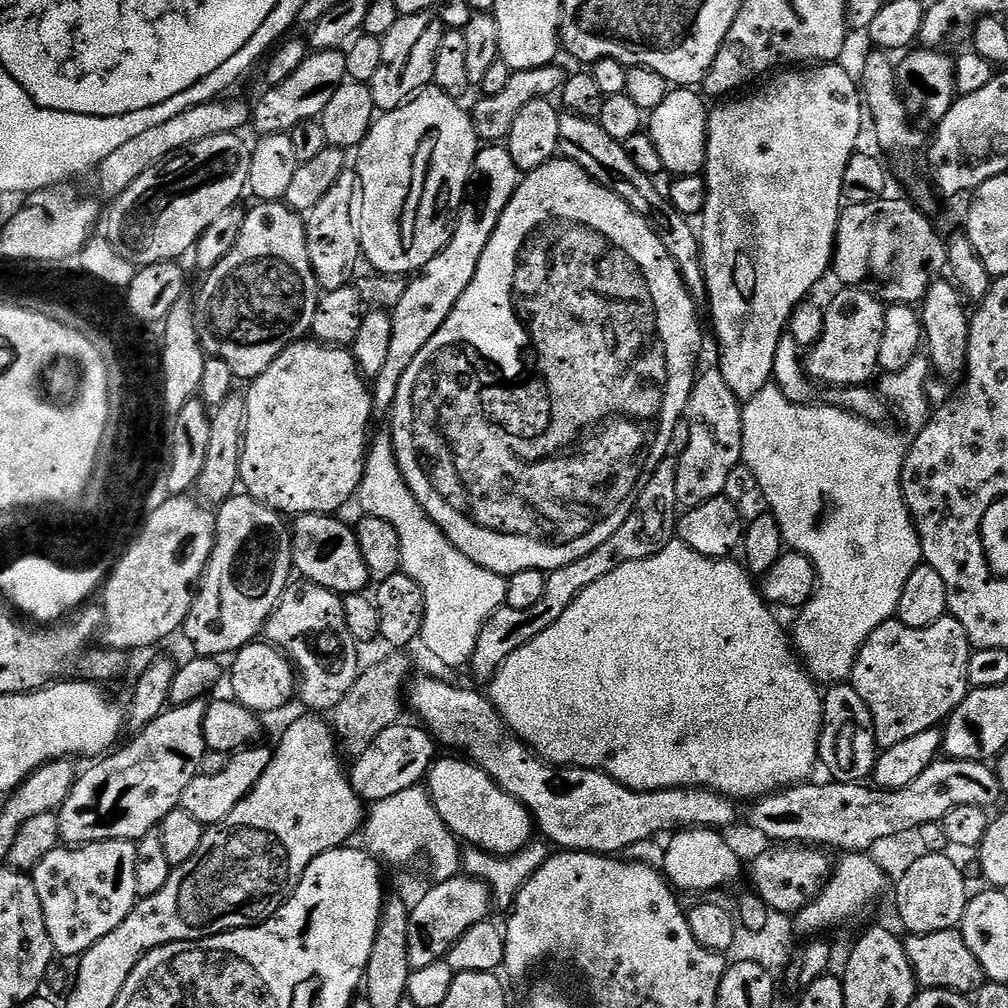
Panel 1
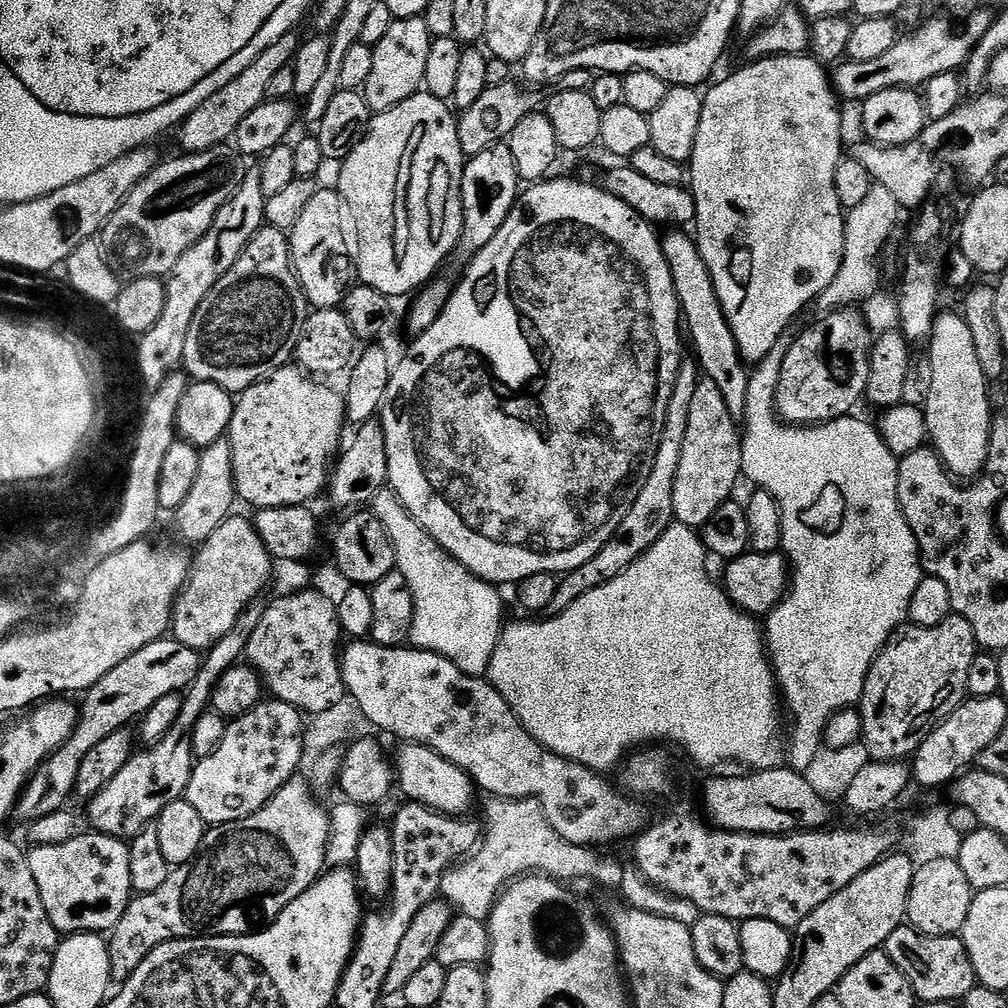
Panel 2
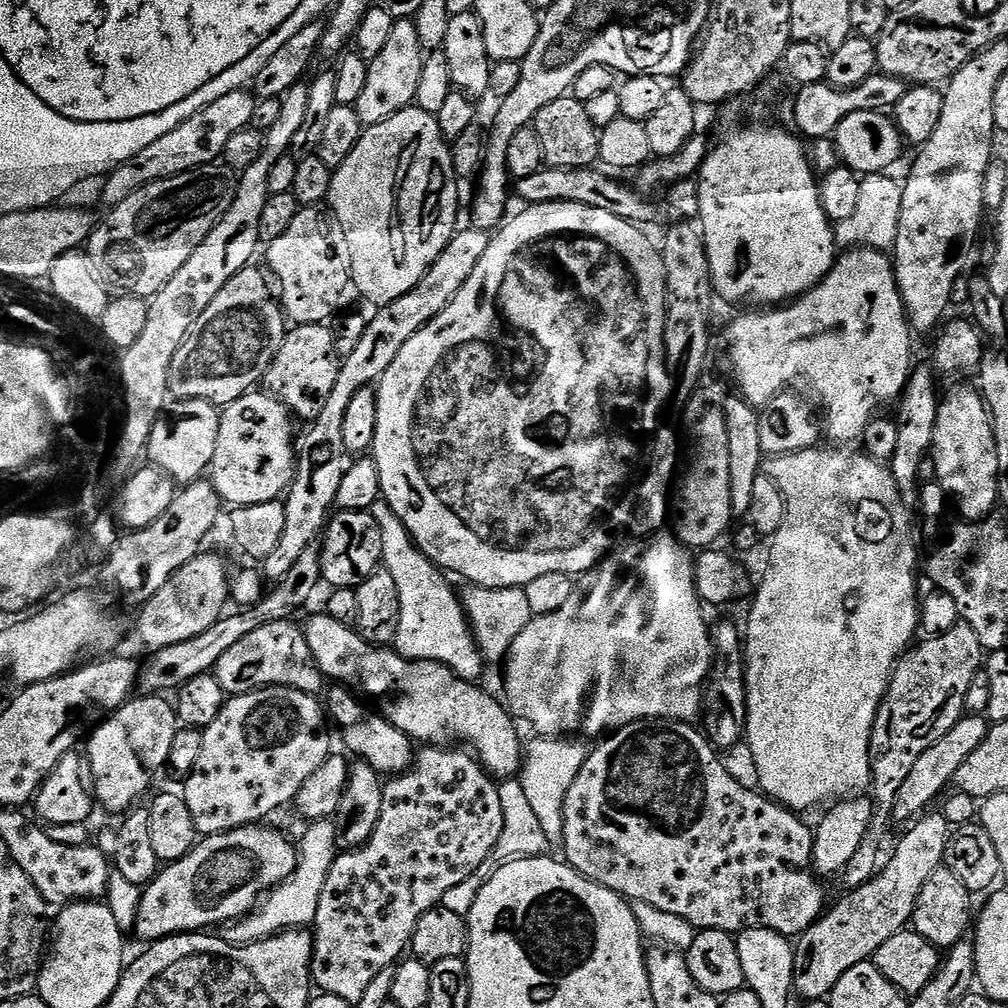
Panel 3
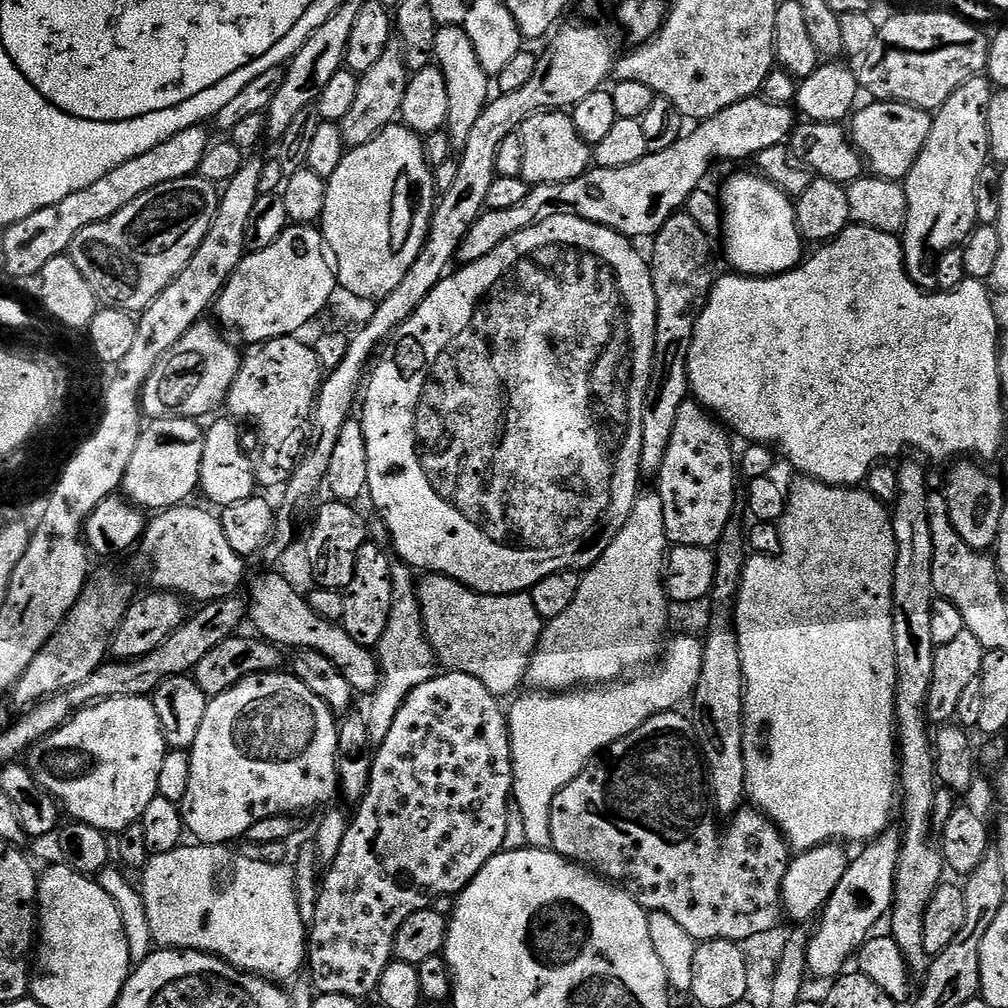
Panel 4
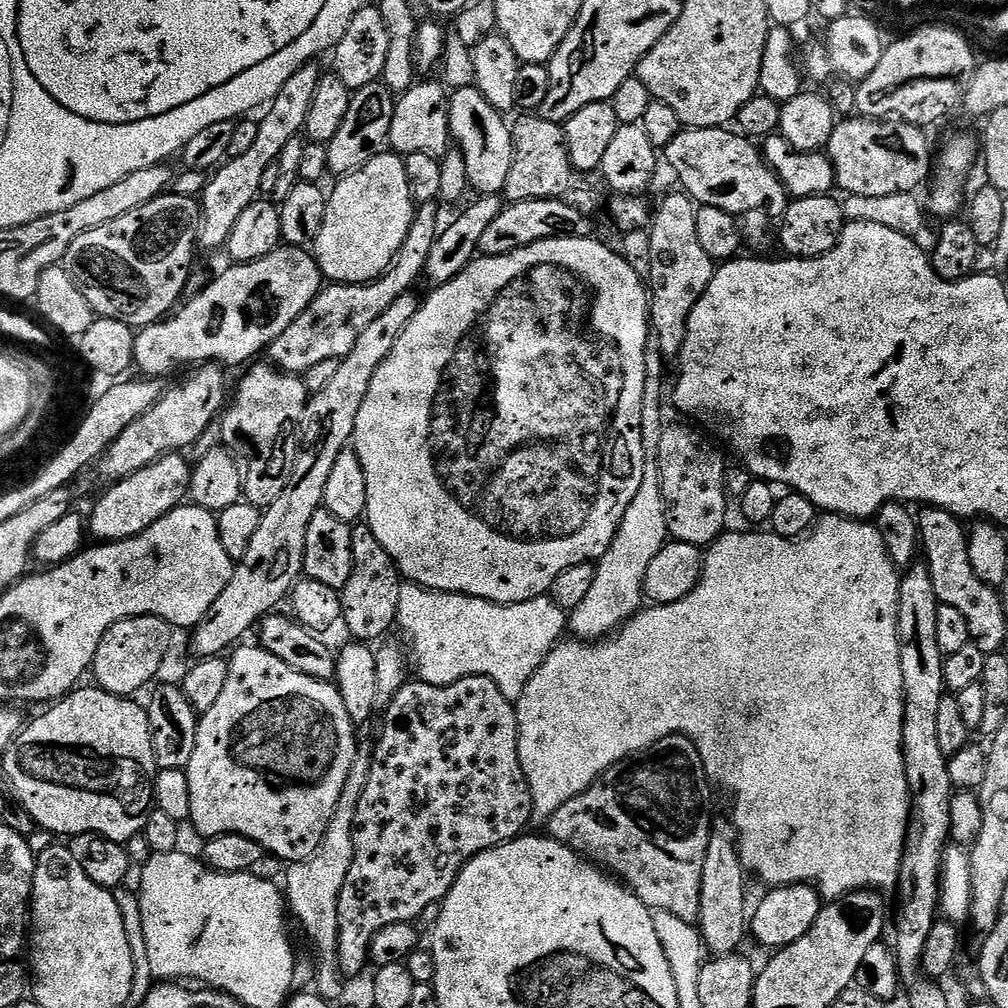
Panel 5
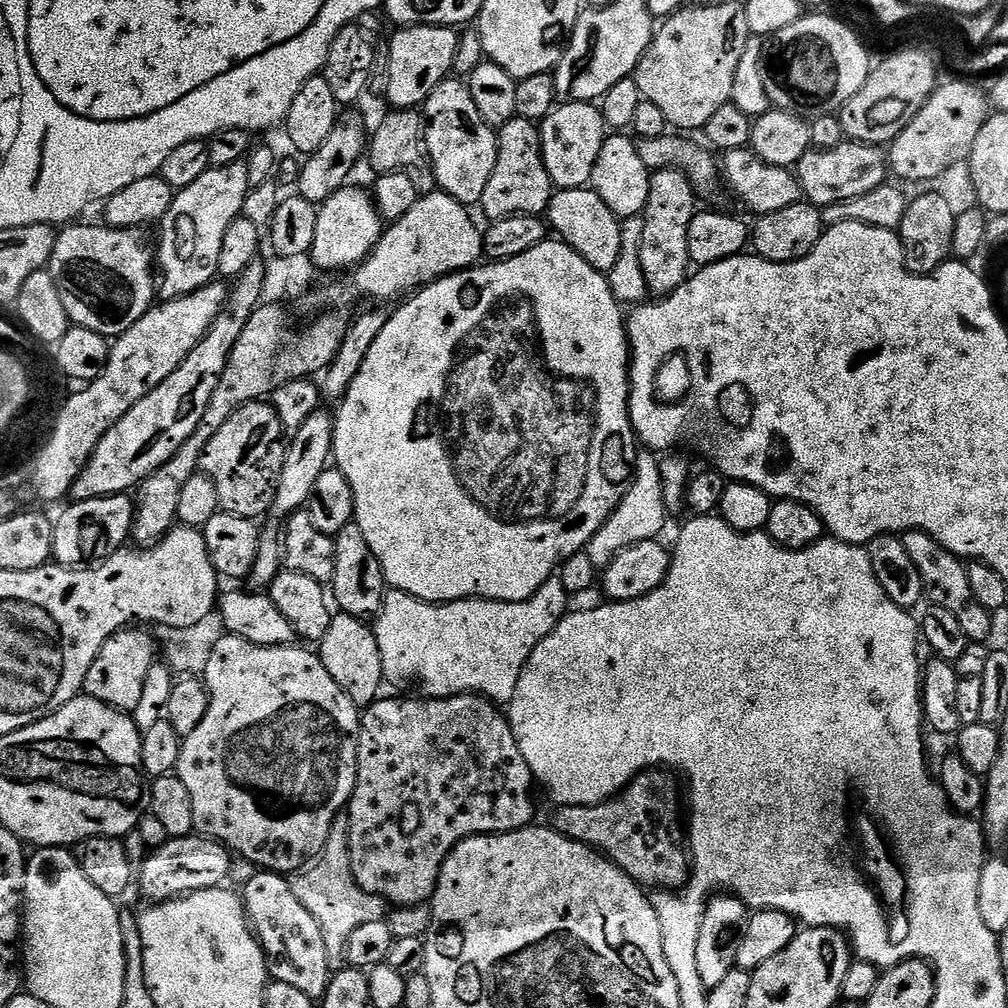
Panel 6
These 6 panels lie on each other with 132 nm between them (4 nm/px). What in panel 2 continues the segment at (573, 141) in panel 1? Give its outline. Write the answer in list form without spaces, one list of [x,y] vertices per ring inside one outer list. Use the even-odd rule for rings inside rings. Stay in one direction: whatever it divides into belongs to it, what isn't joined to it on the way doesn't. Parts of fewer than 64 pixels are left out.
[[[668,230],[660,236],[662,254],[666,254],[666,266],[670,266],[670,278],[674,278],[674,290],[680,303],[680,315],[686,334],[692,338],[694,359],[703,375],[722,390],[722,399],[730,414],[738,422],[743,421],[746,406],[750,403],[748,396],[749,365],[740,357],[738,342],[730,322],[718,302],[718,290],[714,290],[714,278],[710,278],[710,266],[702,258],[695,239],[684,230]]]

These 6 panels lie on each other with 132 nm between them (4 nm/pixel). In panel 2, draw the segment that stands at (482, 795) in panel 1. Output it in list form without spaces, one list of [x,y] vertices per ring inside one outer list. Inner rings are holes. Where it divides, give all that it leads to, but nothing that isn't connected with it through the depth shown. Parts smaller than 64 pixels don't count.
[[[404,742],[396,752],[394,768],[398,773],[398,788],[405,792],[409,801],[425,804],[445,816],[463,817],[472,808],[472,799],[478,796],[478,789],[466,773],[454,762],[442,758],[433,748],[425,744]]]

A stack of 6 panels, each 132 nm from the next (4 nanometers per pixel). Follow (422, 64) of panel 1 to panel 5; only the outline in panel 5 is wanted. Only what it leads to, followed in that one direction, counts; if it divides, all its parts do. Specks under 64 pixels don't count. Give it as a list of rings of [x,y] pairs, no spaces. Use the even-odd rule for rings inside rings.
[[[380,82],[370,86],[362,86],[351,93],[345,117],[342,118],[337,132],[326,143],[324,150],[324,163],[329,173],[347,174],[355,172],[373,154],[379,153],[385,147],[393,103],[393,93]]]

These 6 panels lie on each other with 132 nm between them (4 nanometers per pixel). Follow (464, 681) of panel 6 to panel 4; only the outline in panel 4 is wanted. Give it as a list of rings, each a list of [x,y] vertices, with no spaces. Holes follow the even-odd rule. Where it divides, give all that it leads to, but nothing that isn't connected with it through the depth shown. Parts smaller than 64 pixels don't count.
[[[424,574],[419,577],[416,597],[424,619],[424,633],[445,669],[478,678],[497,698],[511,697],[511,692],[525,683],[528,663],[536,653],[545,626],[528,592],[484,596],[448,576]]]

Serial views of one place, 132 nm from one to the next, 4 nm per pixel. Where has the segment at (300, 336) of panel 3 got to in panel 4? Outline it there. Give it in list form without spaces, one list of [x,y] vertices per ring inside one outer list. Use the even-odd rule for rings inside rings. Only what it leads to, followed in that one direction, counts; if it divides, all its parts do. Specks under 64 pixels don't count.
[[[283,336],[253,344],[247,350],[228,391],[227,415],[237,421],[253,420],[255,431],[268,432],[268,436],[272,436],[272,432],[280,432],[280,436],[296,432],[296,424],[300,424],[304,416],[312,420],[320,385],[326,377],[315,347],[296,342],[294,336]]]

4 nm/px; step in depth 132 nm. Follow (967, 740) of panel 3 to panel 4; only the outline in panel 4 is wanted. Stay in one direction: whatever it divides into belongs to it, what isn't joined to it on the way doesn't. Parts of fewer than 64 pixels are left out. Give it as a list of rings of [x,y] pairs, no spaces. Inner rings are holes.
[[[889,826],[881,836],[865,843],[864,849],[857,856],[851,857],[846,874],[842,874],[842,882],[834,886],[834,894],[830,894],[824,904],[818,917],[820,925],[815,925],[812,940],[809,942],[807,971],[813,977],[839,977],[849,967],[848,959],[851,956],[853,959],[868,937],[877,931],[876,923],[891,913],[892,899],[896,893],[901,839],[901,829]]]

